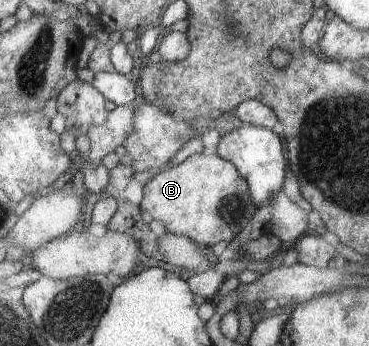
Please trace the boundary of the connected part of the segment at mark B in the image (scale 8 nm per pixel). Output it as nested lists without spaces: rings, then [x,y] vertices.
[[[204,153],[193,154],[173,167],[164,167],[154,177],[145,180],[142,188],[142,197],[139,203],[140,211],[146,211],[152,219],[162,222],[168,234],[184,236],[196,242],[201,247],[214,245],[222,239],[231,239],[252,220],[255,212],[253,200],[249,194],[247,181],[238,175],[233,163],[218,157],[207,156]]]

